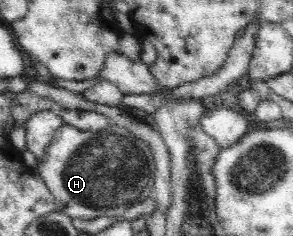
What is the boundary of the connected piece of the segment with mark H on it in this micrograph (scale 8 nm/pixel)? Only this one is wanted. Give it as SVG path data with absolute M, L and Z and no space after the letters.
M117 123L109 124L107 128L101 128L97 132L63 125L57 129L46 150L46 157L36 166L36 174L49 187L57 211L69 215L73 220L78 217L87 220L100 216L122 216L134 203L143 202L146 197L153 196L155 169L155 158L149 144Z

